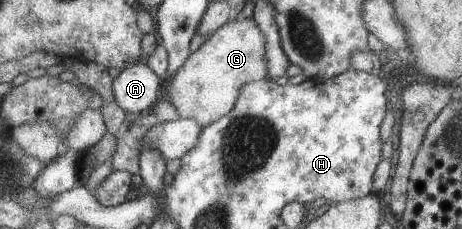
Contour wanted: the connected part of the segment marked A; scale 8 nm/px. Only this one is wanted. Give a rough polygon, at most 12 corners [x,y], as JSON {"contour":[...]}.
{"contour":[[148,64],[114,78],[114,100],[127,116],[162,97],[165,80]]}

